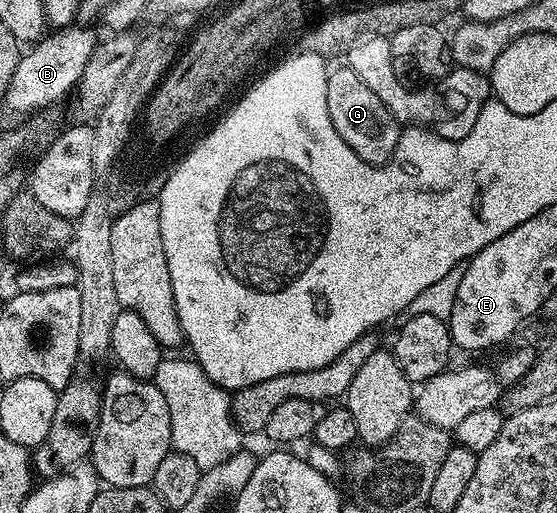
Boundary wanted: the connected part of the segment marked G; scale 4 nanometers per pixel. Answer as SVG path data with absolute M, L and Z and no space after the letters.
M347 66L341 68L333 67L328 74L326 82L326 106L330 114L330 122L334 122L334 130L346 143L358 154L360 160L367 164L379 166L387 164L392 159L392 154L396 150L396 143L400 137L401 125L382 106L382 98L354 74L354 70Z

